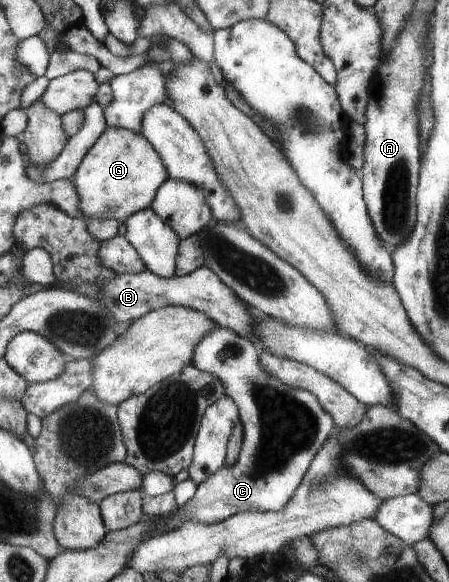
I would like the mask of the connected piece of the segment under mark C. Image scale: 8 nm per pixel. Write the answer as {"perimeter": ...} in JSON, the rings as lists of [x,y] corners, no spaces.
{"perimeter":[[[214,325],[214,329],[194,349],[190,365],[202,373],[214,375],[224,385],[226,396],[237,403],[240,419],[244,423],[244,446],[241,448],[238,462],[220,467],[216,473],[208,475],[202,483],[197,485],[198,489],[192,499],[181,506],[177,505],[169,513],[146,516],[154,523],[152,533],[156,535],[180,529],[184,523],[196,522],[204,525],[220,523],[241,512],[281,511],[293,498],[294,491],[301,486],[306,471],[309,470],[310,463],[313,462],[318,451],[325,446],[330,435],[337,429],[334,417],[322,407],[314,393],[290,387],[280,377],[270,375],[264,369],[261,353],[254,347],[254,343],[248,337],[242,337],[228,327]]]}

